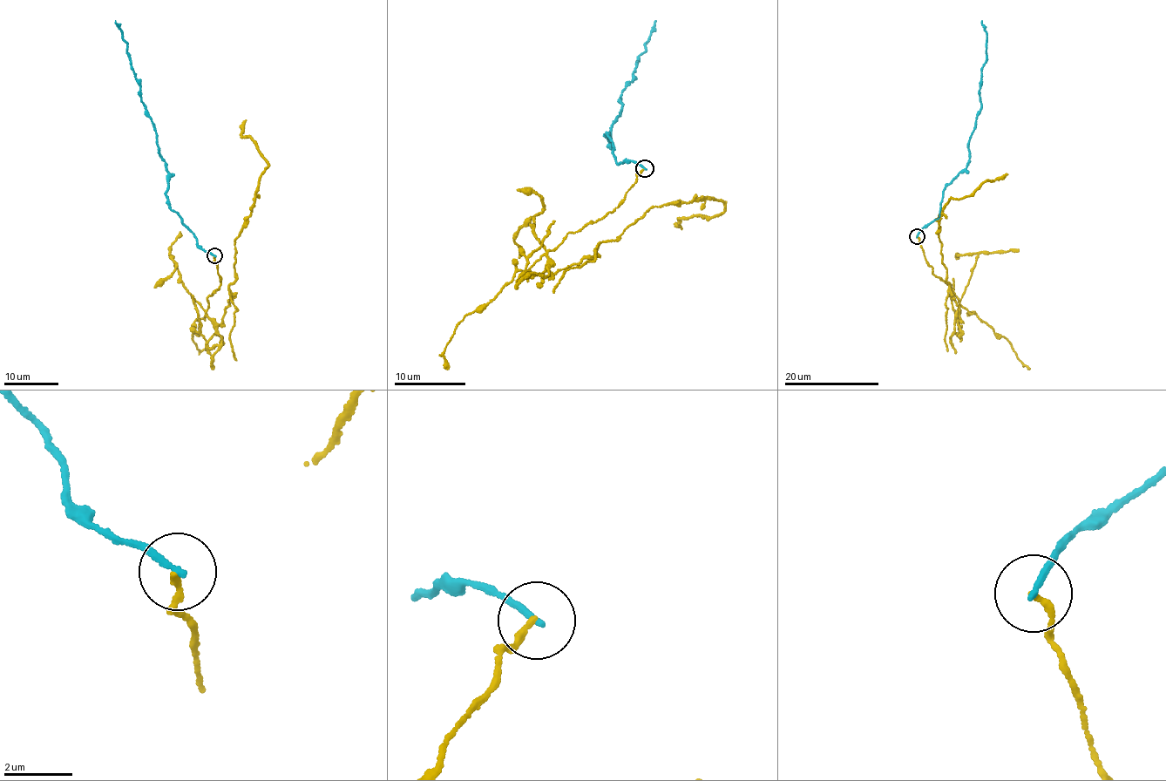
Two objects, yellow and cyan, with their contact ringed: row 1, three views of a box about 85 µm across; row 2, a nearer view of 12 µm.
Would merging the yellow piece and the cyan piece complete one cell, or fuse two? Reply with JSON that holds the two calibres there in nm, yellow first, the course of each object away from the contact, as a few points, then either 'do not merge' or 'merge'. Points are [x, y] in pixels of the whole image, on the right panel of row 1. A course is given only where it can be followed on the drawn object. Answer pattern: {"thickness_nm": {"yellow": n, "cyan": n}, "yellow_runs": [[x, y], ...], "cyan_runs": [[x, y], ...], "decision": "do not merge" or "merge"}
{"thickness_nm": {"yellow": 170, "cyan": 200}, "yellow_runs": [[917, 236], [932, 274], [950, 285], [959, 302], [959, 319], [942, 262], [940, 210], [951, 199], [1007, 173]], "cyan_runs": [[917, 236], [938, 217], [945, 187], [968, 164], [968, 143], [980, 109], [979, 84], [986, 58], [982, 21]], "decision": "do not merge"}

